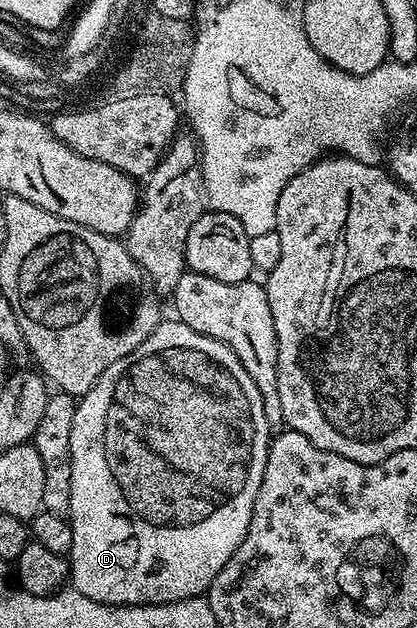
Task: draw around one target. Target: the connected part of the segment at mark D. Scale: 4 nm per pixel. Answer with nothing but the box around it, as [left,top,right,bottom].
[69,319,272,605]

